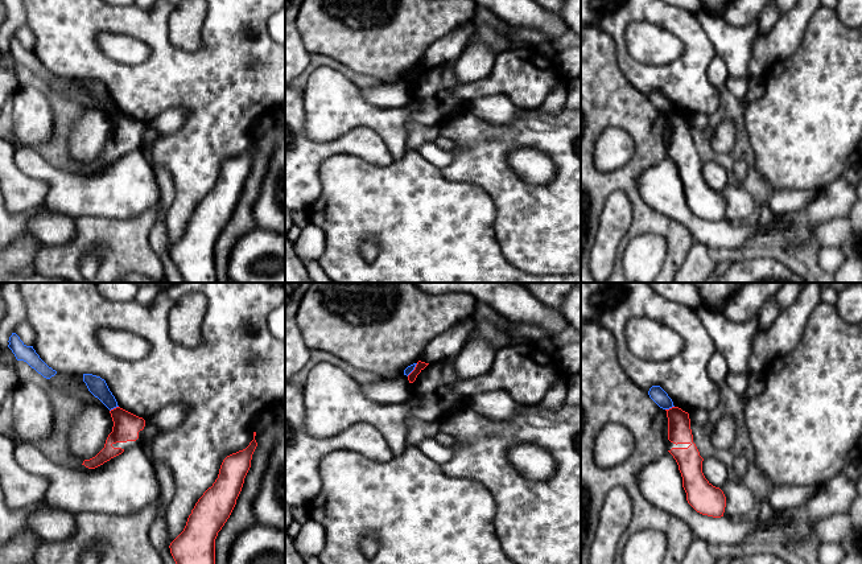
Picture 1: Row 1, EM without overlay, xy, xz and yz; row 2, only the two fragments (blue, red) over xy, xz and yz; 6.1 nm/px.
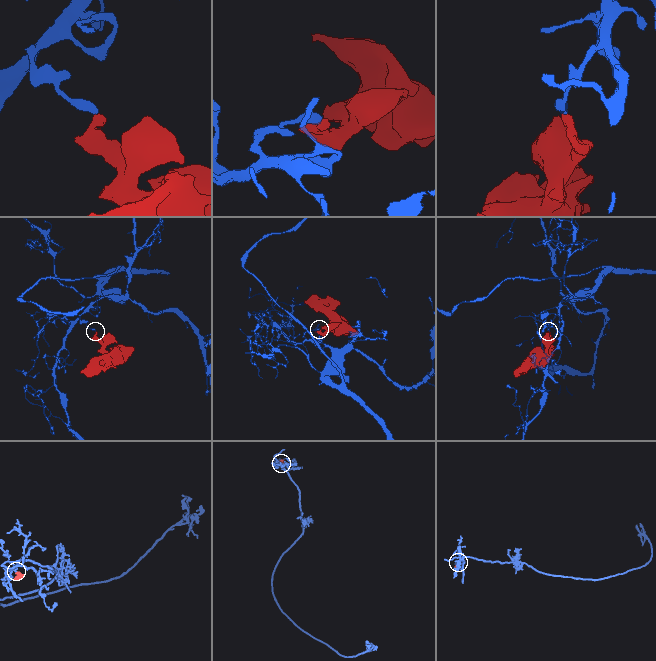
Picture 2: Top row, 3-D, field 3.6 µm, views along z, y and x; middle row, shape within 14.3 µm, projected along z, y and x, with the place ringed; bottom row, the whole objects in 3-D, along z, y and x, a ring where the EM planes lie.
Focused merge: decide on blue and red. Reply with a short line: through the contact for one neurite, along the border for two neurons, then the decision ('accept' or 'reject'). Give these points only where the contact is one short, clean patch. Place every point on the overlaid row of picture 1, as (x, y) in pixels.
line xy (118, 406), (110, 411); reject

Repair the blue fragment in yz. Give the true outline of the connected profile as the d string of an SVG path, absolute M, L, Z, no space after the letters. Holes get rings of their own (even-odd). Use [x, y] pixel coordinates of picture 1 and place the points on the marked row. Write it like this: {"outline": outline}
{"outline": "M652 386L648 395L663 409L675 407L672 399L660 386Z"}

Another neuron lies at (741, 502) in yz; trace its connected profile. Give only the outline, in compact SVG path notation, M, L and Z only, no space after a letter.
M727 479L721 487L726 497L723 516L743 518L756 511L754 493L739 479Z

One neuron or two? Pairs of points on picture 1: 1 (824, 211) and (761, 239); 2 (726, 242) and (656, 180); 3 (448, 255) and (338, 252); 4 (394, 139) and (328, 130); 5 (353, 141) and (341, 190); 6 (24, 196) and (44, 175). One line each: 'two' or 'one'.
1: one
2: one
3: one
4: one
5: two
6: two

